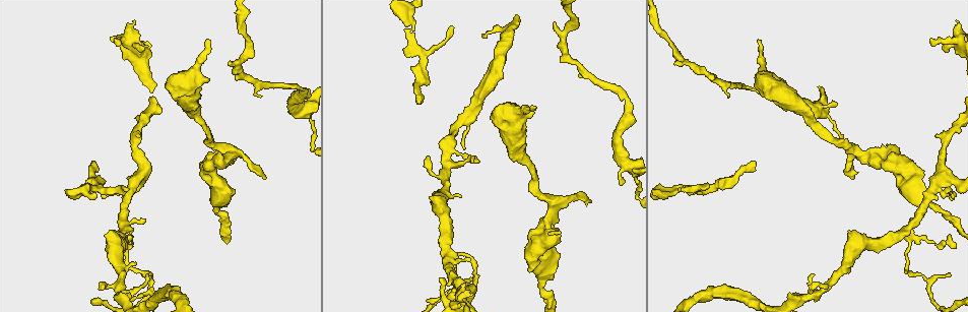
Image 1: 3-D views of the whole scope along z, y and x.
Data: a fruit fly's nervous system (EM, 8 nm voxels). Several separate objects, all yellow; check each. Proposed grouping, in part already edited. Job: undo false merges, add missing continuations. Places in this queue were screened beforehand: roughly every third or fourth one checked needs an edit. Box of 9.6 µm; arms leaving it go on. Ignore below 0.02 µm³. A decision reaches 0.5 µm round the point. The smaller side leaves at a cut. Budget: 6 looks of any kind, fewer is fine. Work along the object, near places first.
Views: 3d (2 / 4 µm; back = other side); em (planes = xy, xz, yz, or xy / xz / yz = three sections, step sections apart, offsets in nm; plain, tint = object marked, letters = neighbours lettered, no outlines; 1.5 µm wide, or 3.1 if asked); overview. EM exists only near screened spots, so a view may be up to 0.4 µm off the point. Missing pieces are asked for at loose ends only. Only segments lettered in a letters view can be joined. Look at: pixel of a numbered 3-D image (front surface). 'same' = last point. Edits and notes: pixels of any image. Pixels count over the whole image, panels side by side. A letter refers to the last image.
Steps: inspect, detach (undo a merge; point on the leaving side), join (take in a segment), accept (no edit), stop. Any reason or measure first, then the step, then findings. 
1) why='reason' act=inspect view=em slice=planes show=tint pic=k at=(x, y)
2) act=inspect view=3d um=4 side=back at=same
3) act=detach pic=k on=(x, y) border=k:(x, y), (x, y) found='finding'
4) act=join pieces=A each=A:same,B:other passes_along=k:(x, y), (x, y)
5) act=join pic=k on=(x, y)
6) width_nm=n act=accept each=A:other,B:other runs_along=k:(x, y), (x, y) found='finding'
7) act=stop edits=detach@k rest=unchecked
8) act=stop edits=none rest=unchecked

why='an open end' act=inspect view=3d um=2 pic=1 at=(206, 39)

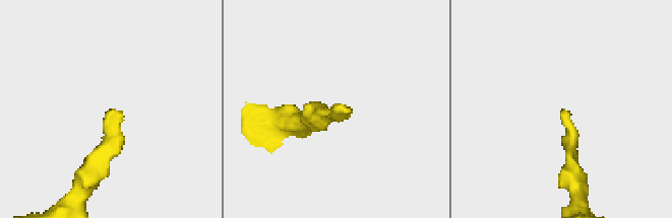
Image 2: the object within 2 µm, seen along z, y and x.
act=inspect view=em slice=xz step=8 show=tint pic=2 at=(345, 106)

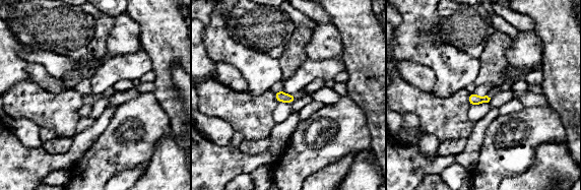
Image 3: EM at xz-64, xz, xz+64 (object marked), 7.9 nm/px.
act=inspect view=em slice=xz step=8 show=letters at=same

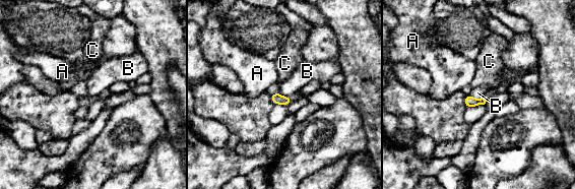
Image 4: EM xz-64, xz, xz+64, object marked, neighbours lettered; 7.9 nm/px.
longest_contact=B:130nm act=accept each=A:other,B:other,C:other border=4:(275, 90), (290, 97) found='no lettered segment goes on from it'

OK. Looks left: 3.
why='thick turns thin' act=inspect view=3d um=4 pic=1 at=(303, 88)

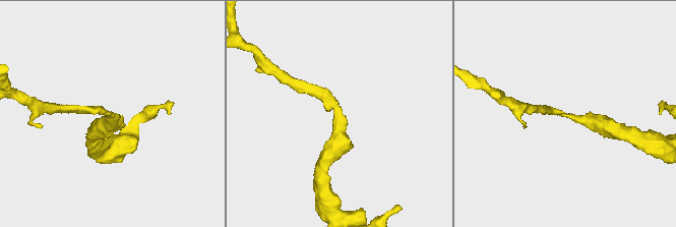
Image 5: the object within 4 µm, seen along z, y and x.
act=inspect view=em slice=planes show=tint pic=5 at=(560, 114)

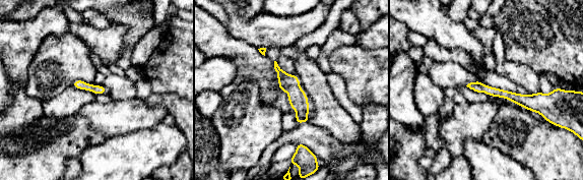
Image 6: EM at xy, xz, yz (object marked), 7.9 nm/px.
act=inspect view=em slice=planes show=letters at=same

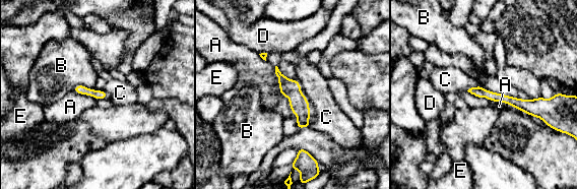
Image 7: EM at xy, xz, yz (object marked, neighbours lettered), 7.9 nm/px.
longest_contact=A:460nm act=accept each=A:other,B:other,C:other,D:other,E:other found='one cell here'

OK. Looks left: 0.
act=stop edits=none rest=unchecked

